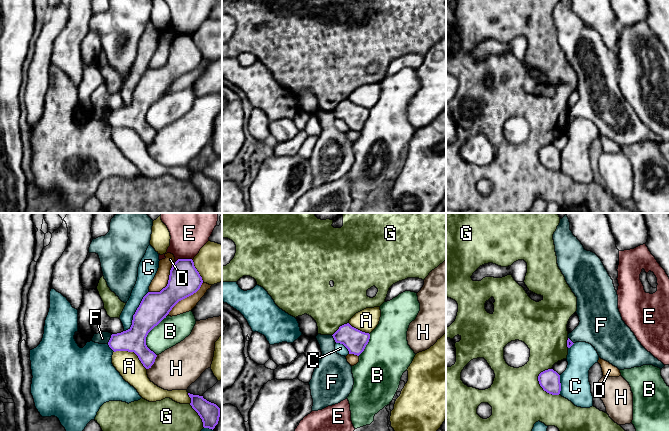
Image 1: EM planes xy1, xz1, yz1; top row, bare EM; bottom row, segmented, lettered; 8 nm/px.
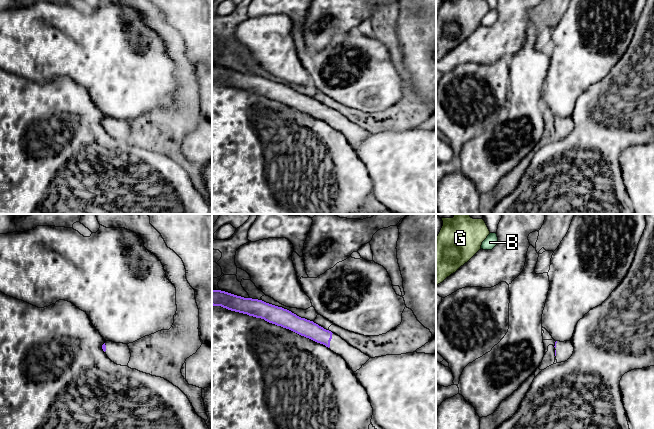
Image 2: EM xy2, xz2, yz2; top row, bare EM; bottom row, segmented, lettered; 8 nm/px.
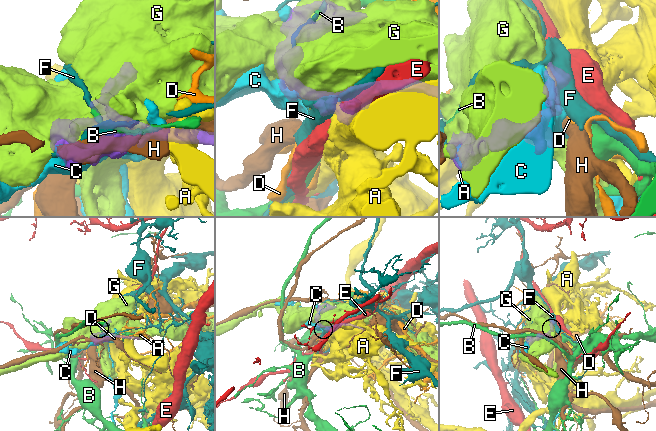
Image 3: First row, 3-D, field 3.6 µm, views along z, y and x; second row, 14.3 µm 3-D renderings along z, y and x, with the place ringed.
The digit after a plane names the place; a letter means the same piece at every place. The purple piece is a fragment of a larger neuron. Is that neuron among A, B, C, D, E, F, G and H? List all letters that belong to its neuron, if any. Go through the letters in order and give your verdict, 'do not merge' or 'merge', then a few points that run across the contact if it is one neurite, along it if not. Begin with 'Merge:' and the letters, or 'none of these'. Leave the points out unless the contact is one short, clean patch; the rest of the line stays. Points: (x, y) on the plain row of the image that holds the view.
Merge: none of these
A: do not merge
B: do not merge
C: do not merge
D: do not merge
E: do not merge
F: do not merge; line xy1 (112, 110), (107, 119)
G: do not merge
H: do not merge

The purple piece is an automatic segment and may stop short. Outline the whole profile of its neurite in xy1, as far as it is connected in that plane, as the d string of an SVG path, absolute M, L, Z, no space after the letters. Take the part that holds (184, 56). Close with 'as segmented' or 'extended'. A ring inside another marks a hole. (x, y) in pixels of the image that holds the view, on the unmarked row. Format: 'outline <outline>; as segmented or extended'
outline M178 35L170 46L168 60L160 68L148 68L133 91L131 103L112 110L108 118L114 127L134 128L146 145L157 131L146 121L148 109L157 102L181 76L196 69L203 59L192 35Z; as segmented

